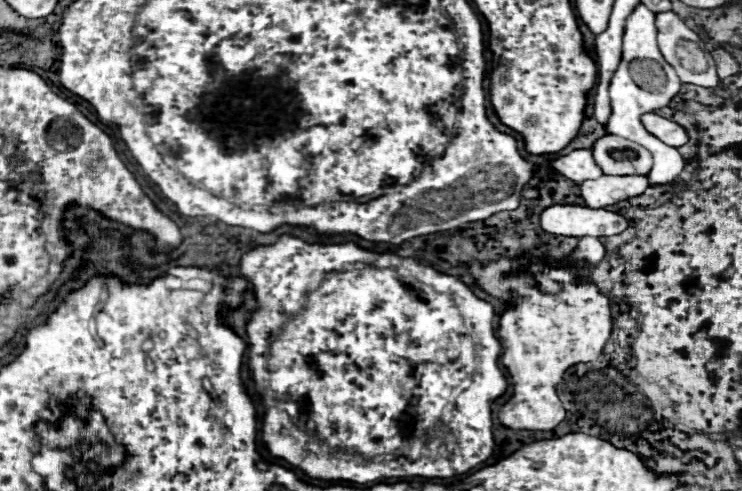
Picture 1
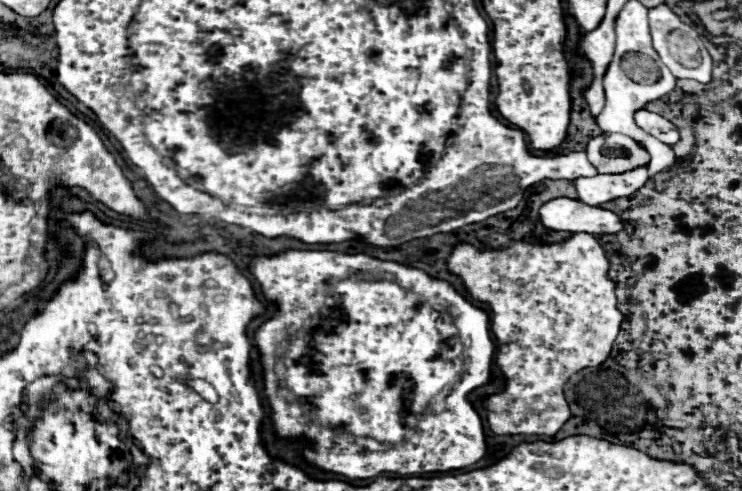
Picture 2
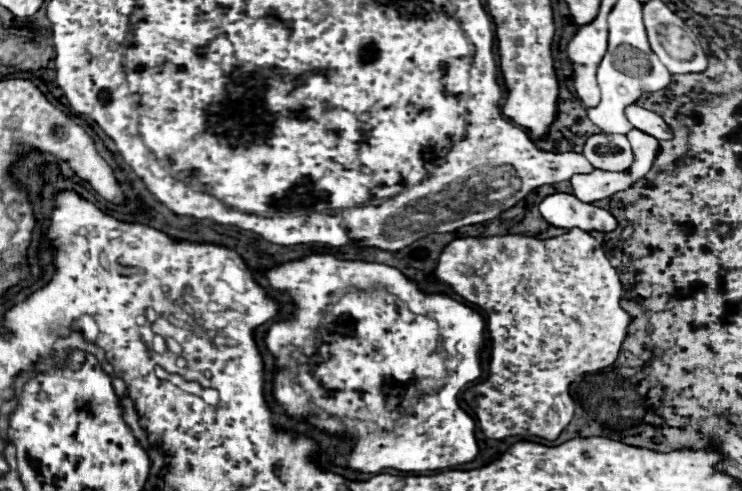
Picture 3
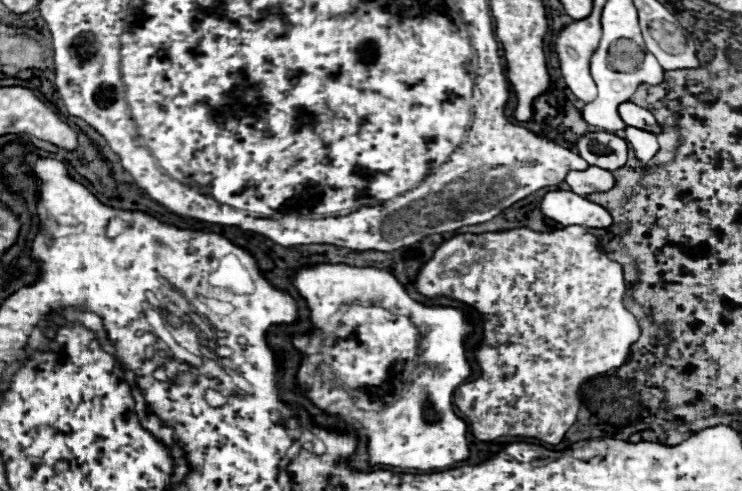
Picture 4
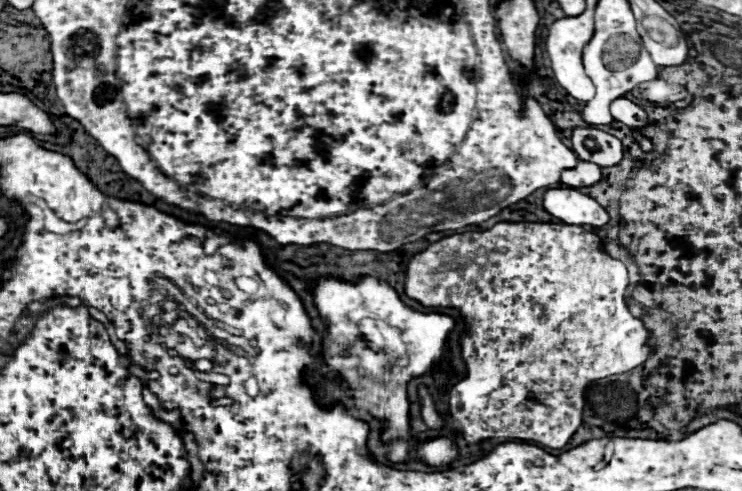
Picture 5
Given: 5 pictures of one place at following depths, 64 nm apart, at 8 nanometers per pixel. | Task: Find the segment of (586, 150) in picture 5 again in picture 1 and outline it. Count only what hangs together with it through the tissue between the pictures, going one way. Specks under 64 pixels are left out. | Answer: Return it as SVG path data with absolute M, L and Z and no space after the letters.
M606 134L596 140L592 152L602 172L610 176L648 176L652 170L650 152L616 134Z

